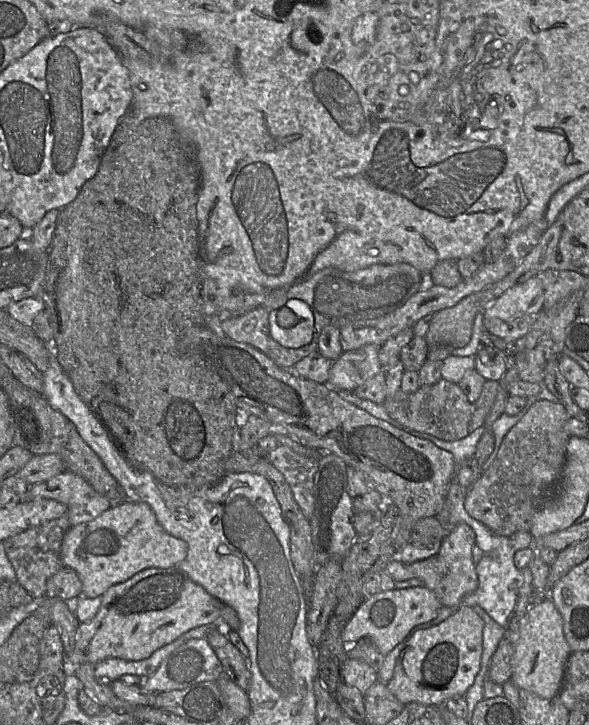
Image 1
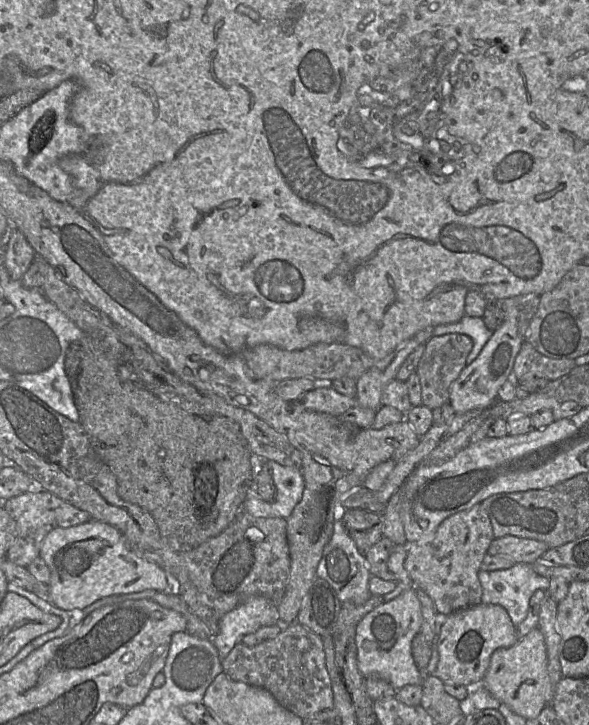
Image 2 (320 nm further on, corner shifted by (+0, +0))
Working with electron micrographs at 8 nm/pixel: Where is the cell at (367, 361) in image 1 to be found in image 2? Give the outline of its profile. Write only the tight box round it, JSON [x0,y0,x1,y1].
[295,383,356,417]

